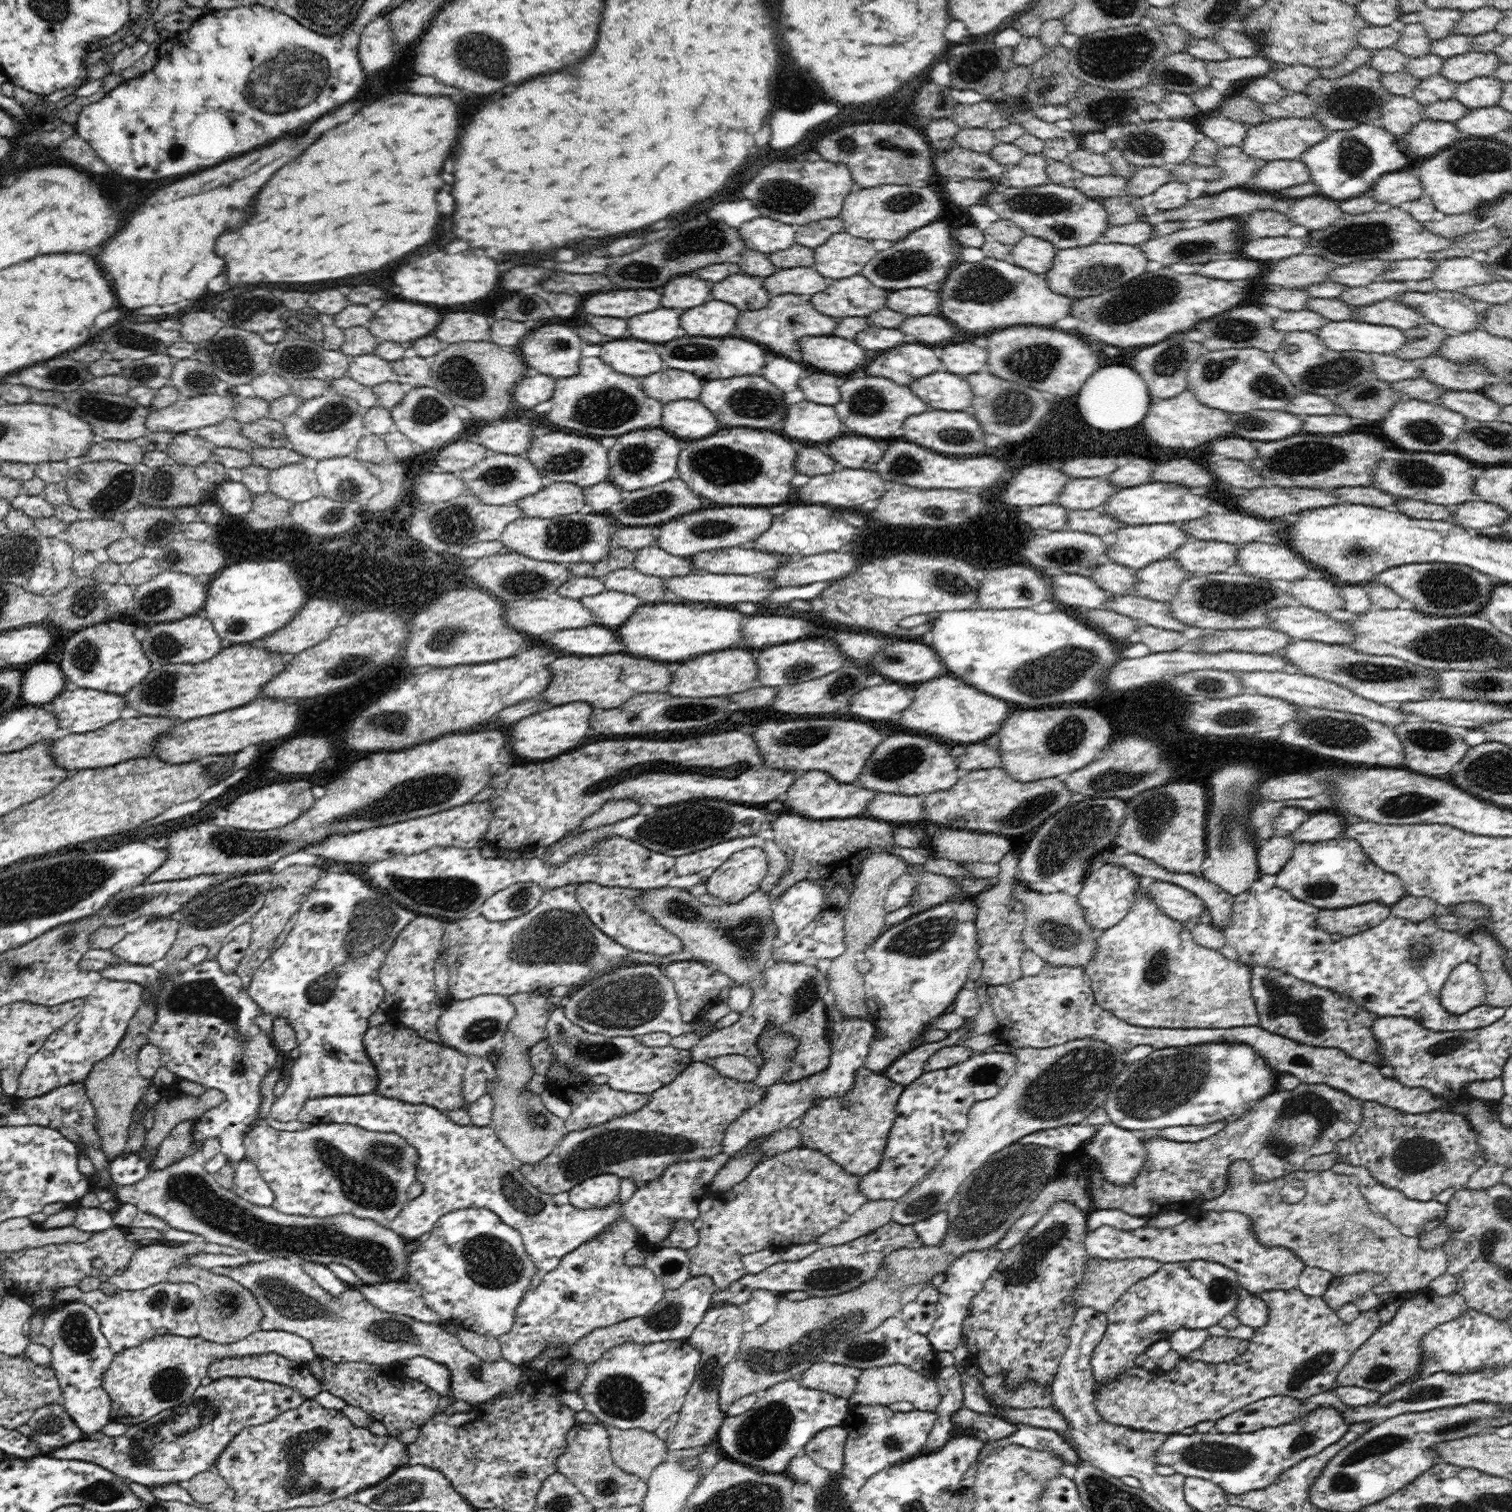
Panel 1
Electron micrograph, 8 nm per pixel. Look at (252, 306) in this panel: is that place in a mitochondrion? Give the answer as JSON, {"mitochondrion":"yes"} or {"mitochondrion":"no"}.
{"mitochondrion":"yes"}

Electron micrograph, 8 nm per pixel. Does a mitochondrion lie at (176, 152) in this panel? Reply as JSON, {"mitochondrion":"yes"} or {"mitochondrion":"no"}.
{"mitochondrion":"no"}

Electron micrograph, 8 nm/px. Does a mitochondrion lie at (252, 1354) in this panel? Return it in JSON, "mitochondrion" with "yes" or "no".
{"mitochondrion":"no"}

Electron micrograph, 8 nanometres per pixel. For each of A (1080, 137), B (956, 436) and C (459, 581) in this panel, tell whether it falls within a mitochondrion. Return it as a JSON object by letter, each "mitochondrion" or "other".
{"A":"other","B":"mitochondrion","C":"other"}

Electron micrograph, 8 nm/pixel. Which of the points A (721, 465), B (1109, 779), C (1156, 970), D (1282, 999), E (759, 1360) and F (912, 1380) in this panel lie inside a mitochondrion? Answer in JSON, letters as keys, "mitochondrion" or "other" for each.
{"A":"mitochondrion","B":"mitochondrion","C":"mitochondrion","D":"mitochondrion","E":"mitochondrion","F":"other"}

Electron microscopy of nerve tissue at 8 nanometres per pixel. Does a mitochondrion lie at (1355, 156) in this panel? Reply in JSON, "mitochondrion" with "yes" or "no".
{"mitochondrion":"yes"}

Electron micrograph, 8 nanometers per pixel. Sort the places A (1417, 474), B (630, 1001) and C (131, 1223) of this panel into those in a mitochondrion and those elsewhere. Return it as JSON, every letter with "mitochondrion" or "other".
{"A":"mitochondrion","B":"mitochondrion","C":"other"}

